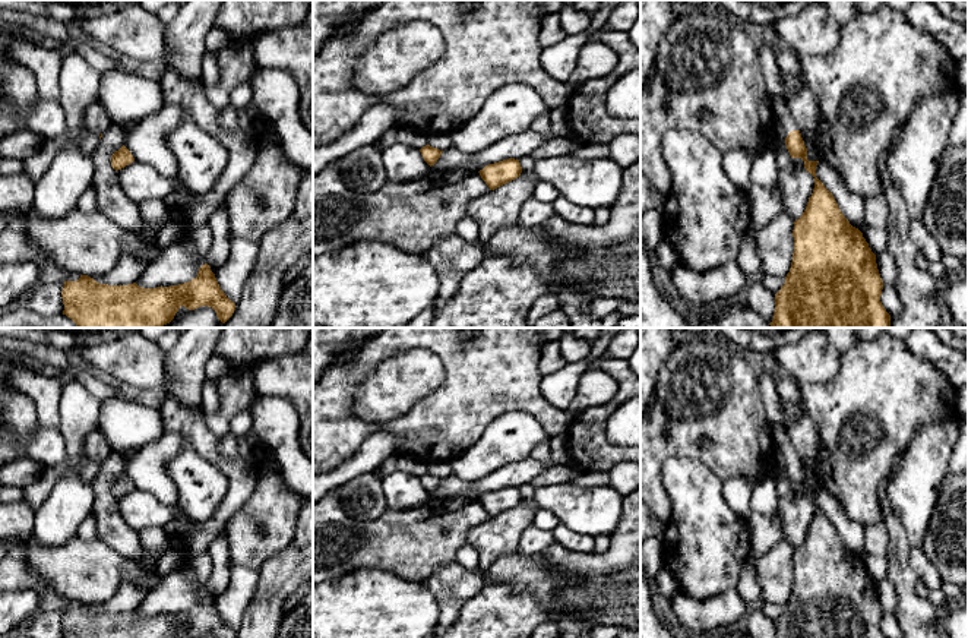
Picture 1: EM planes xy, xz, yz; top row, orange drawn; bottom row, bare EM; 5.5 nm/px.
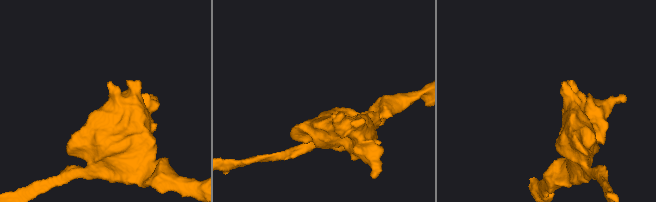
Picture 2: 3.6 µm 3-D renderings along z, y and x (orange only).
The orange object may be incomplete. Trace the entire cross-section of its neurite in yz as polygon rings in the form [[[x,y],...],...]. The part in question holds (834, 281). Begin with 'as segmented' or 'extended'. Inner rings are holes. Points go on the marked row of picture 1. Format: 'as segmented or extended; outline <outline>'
extended; outline [[[771,98],[774,127],[776,136],[774,142],[787,146],[791,158],[801,158],[804,168],[814,177],[814,189],[809,198],[803,215],[794,221],[794,253],[790,272],[785,282],[775,294],[774,319],[771,328],[891,328],[891,315],[880,301],[883,281],[880,278],[876,255],[869,247],[863,233],[852,227],[841,212],[833,195],[816,177],[816,165],[819,161],[807,160],[807,148],[801,133],[791,117],[787,101]]]

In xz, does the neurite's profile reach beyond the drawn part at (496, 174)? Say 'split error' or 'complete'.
complete

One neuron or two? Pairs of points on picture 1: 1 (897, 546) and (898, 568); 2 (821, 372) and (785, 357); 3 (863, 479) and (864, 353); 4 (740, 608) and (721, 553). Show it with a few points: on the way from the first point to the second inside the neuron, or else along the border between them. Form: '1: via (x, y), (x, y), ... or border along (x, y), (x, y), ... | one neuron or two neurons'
1: via (898, 552), (898, 562) | one neuron
2: via (812, 363), (809, 360), (794, 360) | one neuron
3: via (879, 448), (889, 432), (879, 416), (879, 384) | one neuron
4: border along (734, 588), (701, 599) | two neurons

